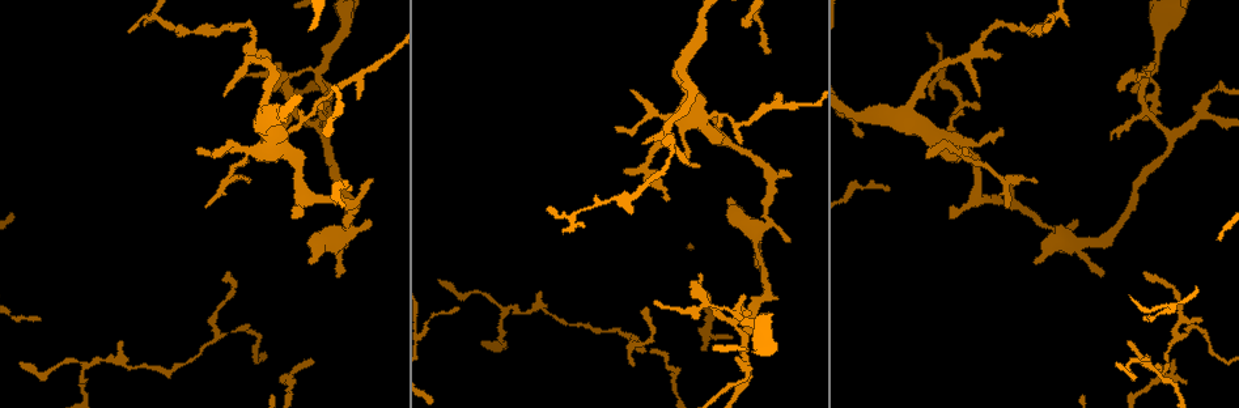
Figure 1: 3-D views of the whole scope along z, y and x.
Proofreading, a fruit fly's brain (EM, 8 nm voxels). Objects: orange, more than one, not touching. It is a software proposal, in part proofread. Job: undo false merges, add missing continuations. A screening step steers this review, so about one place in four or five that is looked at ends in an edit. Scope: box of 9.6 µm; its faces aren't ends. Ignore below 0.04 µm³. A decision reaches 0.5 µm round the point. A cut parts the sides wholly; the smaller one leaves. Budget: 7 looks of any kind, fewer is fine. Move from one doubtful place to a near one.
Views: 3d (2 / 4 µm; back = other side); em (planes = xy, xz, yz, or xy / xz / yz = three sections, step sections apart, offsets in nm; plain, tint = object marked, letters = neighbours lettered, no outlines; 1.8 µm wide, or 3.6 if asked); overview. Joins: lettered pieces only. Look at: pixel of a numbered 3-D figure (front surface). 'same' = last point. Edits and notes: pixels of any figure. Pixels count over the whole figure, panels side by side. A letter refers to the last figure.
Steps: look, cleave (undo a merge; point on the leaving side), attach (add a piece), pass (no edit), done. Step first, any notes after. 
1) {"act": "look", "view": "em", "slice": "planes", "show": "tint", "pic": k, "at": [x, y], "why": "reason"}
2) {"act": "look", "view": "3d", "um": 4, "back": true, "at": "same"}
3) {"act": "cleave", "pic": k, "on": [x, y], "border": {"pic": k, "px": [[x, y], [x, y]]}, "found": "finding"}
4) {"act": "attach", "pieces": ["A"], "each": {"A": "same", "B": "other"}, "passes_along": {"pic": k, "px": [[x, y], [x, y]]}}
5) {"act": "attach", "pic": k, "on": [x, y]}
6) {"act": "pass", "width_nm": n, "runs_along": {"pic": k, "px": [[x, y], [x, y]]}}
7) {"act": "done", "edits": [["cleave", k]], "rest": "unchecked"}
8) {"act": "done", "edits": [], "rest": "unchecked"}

{"act": "look", "view": "3d", "um": 2, "pic": 1, "at": [212, 155], "why": "branch stops here"}

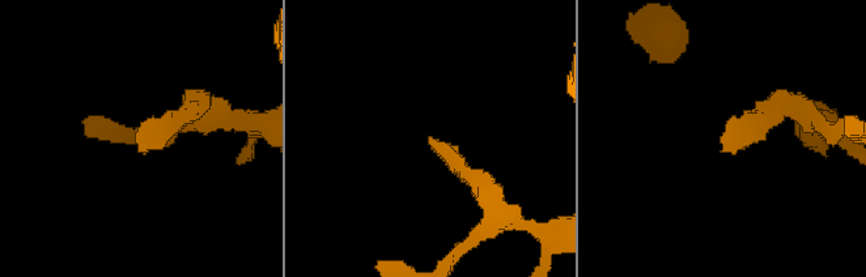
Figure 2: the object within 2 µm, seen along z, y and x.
{"act": "look", "view": "em", "slice": "xy", "step": 8, "show": "tint", "pic": 2, "at": [138, 143], "why": "need the tissue"}

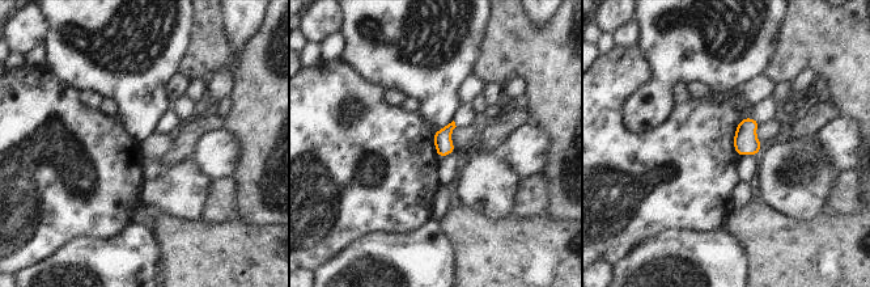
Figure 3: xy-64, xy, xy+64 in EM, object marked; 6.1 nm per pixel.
{"act": "look", "view": "em", "slice": "xy", "step": 8, "show": "letters", "at": "same", "why": "see the neighbours"}

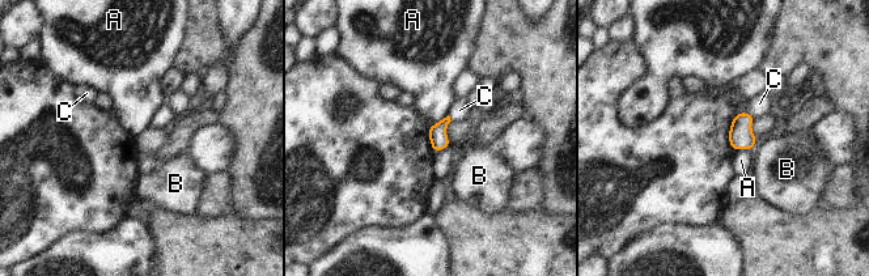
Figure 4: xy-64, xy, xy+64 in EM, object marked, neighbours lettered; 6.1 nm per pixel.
{"act": "pass", "each": {"A": "other", "B": "other", "C": "other"}, "found": "no lettered piece goes on from it"}

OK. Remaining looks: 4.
{"act": "look", "view": "3d", "um": 2, "pic": 1, "at": [1000, 129], "why": "an open end"}

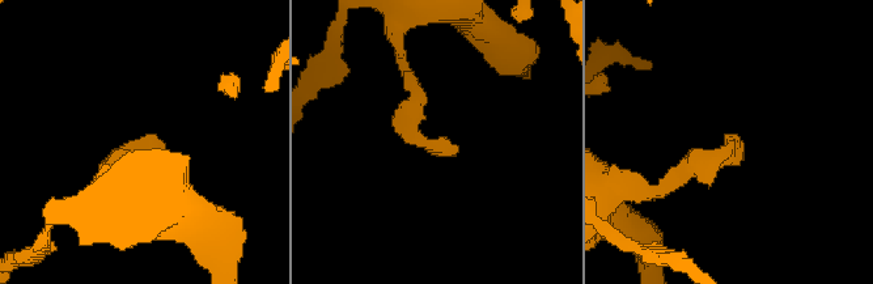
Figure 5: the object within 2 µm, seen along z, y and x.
{"act": "look", "view": "em", "slice": "planes", "show": "tint", "pic": 5, "at": [455, 149], "why": "shape alone is not enough"}

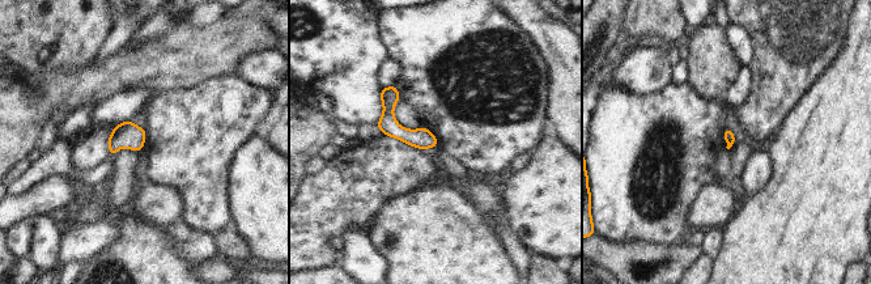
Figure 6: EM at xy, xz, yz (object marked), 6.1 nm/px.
{"act": "look", "view": "em", "slice": "planes", "show": "letters", "at": "same", "why": "see the neighbours"}

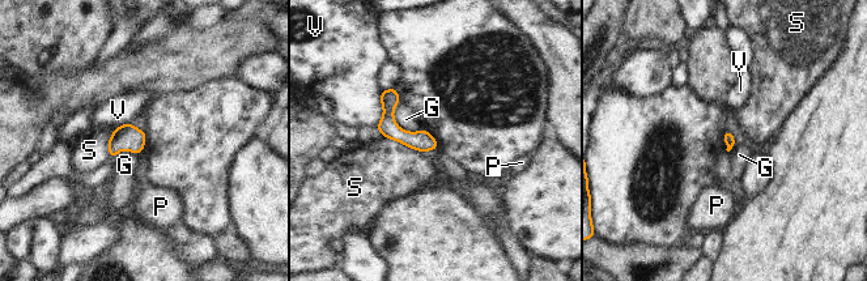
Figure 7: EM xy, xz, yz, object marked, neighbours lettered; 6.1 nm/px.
{"act": "pass", "each": {"G": "other", "P": "other", "S": "other", "V": "other"}, "border": {"pic": 7, "px": [[399, 101], [394, 120], [417, 132]]}, "found": "no lettered piece goes on from it"}

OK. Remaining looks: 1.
{"act": "done", "edits": [], "rest": "unchecked"}

